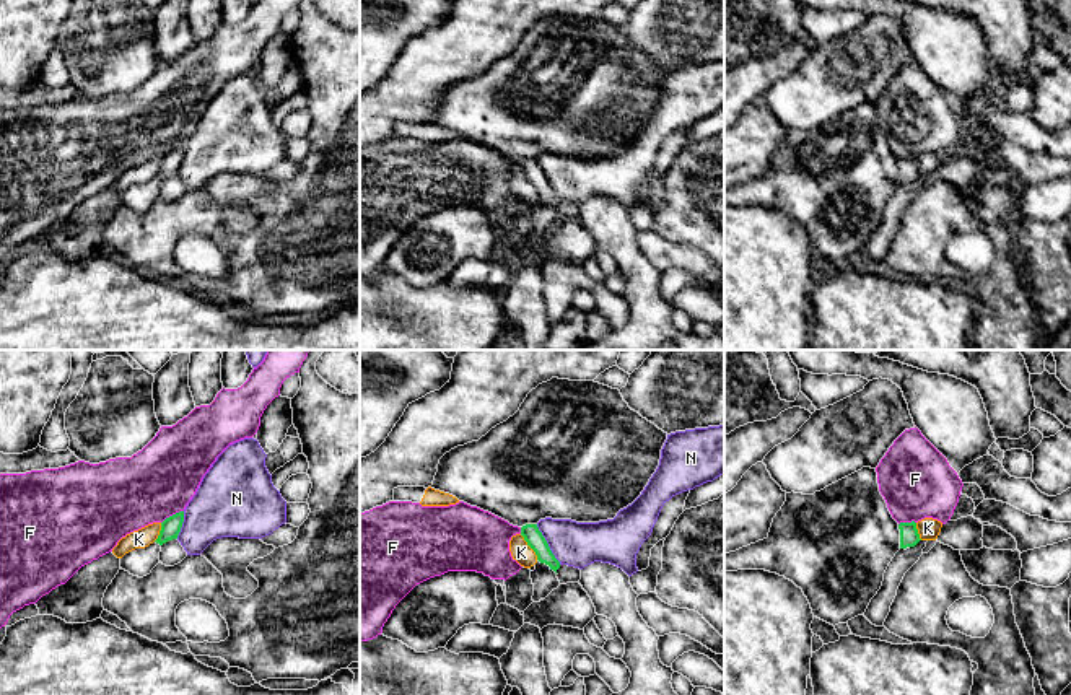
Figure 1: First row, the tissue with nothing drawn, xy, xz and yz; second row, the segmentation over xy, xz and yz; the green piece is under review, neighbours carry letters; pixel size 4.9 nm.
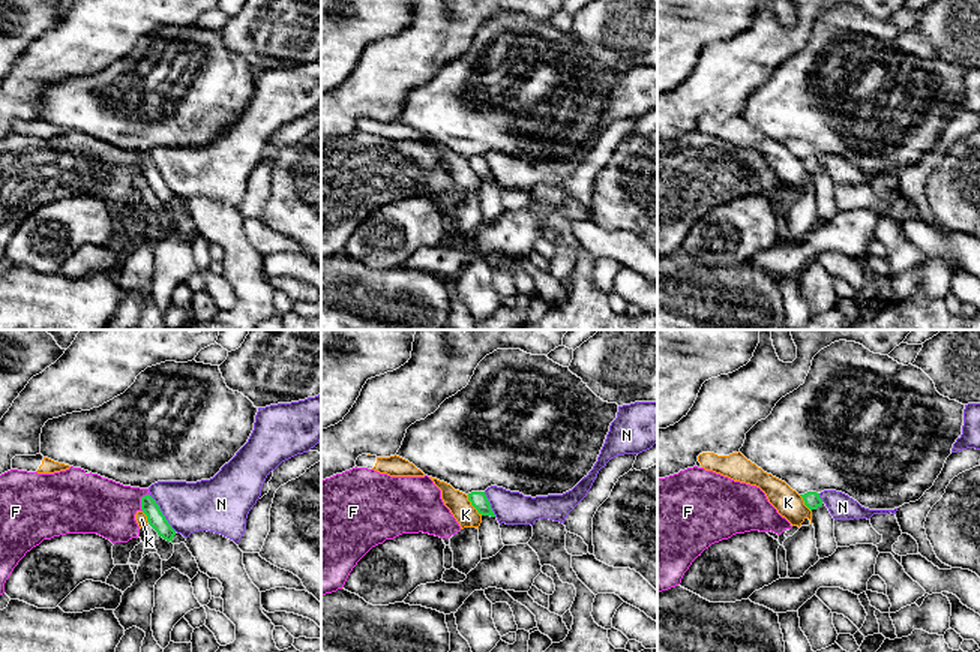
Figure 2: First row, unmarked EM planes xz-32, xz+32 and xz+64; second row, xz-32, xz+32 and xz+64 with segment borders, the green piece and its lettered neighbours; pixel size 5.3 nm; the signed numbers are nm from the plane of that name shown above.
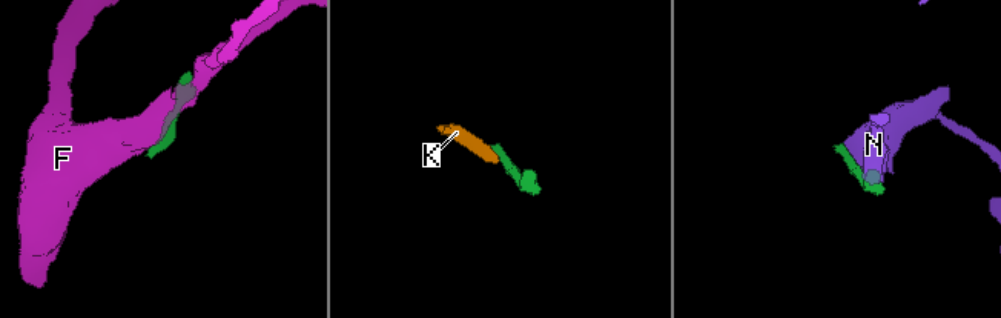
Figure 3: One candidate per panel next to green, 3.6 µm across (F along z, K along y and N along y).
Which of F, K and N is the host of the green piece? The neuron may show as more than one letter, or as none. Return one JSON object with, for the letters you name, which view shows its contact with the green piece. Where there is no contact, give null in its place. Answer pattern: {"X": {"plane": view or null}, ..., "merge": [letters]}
{"merge": []}

